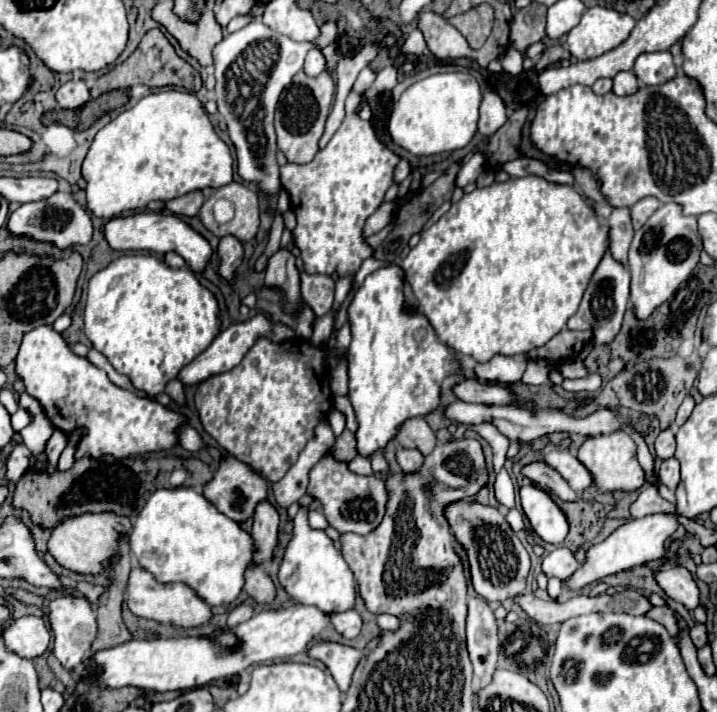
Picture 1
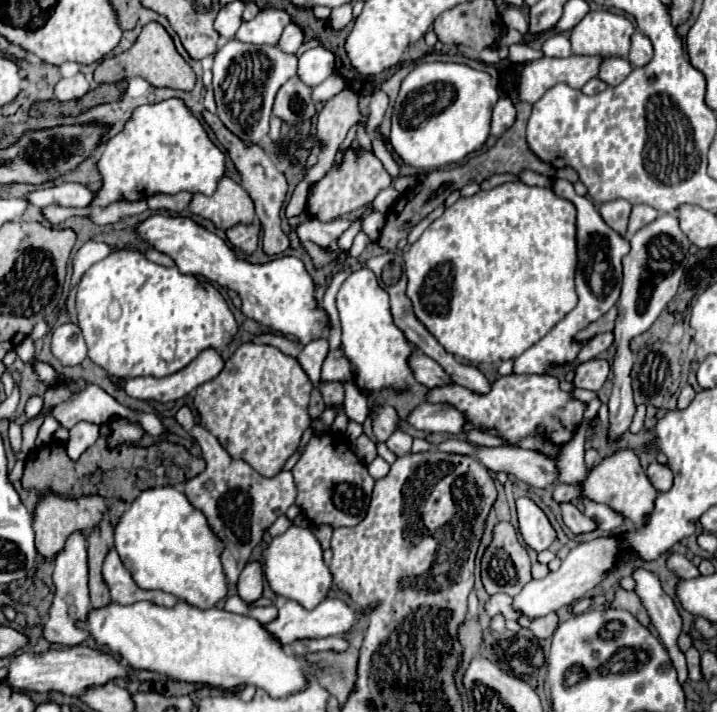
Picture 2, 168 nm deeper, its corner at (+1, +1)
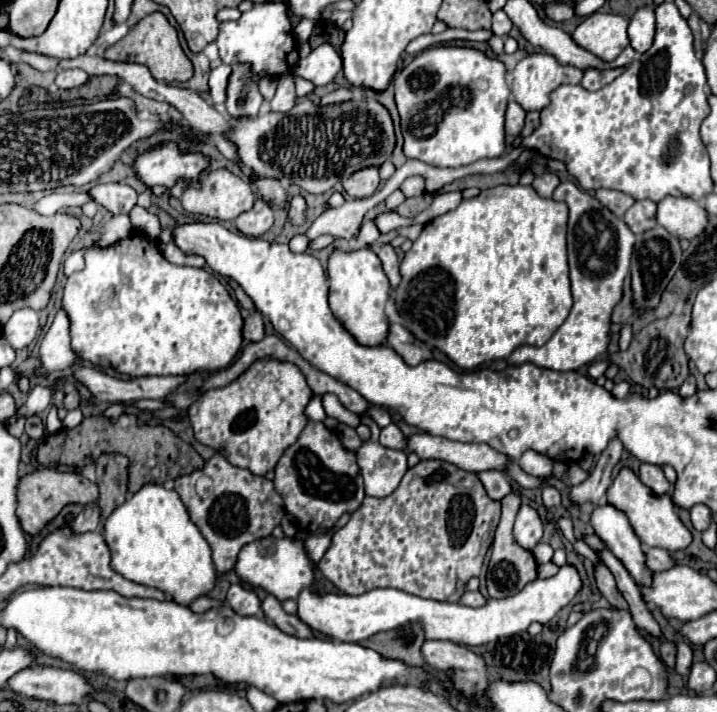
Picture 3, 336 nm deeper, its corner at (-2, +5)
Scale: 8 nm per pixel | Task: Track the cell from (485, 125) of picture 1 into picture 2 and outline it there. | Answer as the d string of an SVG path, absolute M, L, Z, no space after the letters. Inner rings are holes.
M502 97L502 99L494 105L494 111L492 111L492 135L494 135L494 137L500 137L506 129L512 127L514 119L516 119L514 103L512 103L508 97Z

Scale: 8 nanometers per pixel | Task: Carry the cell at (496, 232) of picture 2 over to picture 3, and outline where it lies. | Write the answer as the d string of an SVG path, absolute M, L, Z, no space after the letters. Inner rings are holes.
M497 185L493 189L481 191L473 199L467 199L467 201L463 199L457 209L435 217L431 223L427 223L423 227L423 233L419 235L419 239L413 241L413 247L405 253L405 257L401 261L401 285L395 291L395 295L391 295L391 297L395 297L397 309L403 317L403 325L417 339L437 347L455 365L459 365L463 369L473 369L489 359L505 359L521 345L537 345L537 347L545 345L551 339L551 335L555 333L555 329L559 329L559 325L567 319L567 313L571 311L571 305L573 305L569 265L567 265L567 241L565 241L567 217L569 217L567 203L541 197L541 195L537 195L537 191L531 185L527 185L527 187L525 185Z

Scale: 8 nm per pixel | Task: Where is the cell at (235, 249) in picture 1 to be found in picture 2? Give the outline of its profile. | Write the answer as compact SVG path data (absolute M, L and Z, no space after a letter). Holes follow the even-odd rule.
M238 223L238 225L230 227L230 229L226 231L226 235L228 235L228 241L230 241L236 249L240 249L240 251L244 251L244 253L252 253L252 251L256 249L256 243L258 243L260 225L256 225L256 223L248 223L248 225Z

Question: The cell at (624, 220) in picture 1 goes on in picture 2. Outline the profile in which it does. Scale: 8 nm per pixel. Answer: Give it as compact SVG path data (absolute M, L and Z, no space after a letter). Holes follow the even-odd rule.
M614 199L614 201L606 201L600 205L600 215L602 219L616 229L622 237L626 237L626 225L628 225L628 217L630 217L632 205L624 199Z

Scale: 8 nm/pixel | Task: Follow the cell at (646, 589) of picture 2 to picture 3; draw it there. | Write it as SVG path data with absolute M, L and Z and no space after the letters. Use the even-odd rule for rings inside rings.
M607 503L599 505L593 509L591 525L605 545L621 559L637 585L643 577L647 577L647 573L653 573L647 565L643 565L643 545L621 511Z

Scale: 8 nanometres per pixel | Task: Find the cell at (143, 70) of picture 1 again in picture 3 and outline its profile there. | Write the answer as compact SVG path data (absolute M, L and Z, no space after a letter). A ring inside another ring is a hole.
M151 13L145 19L141 19L133 29L129 29L129 33L121 41L117 41L105 51L105 57L109 61L127 61L127 63L147 65L151 75L157 81L165 81L165 83L173 83L173 81L183 83L193 77L193 65L181 49L177 31L169 25L163 13Z

